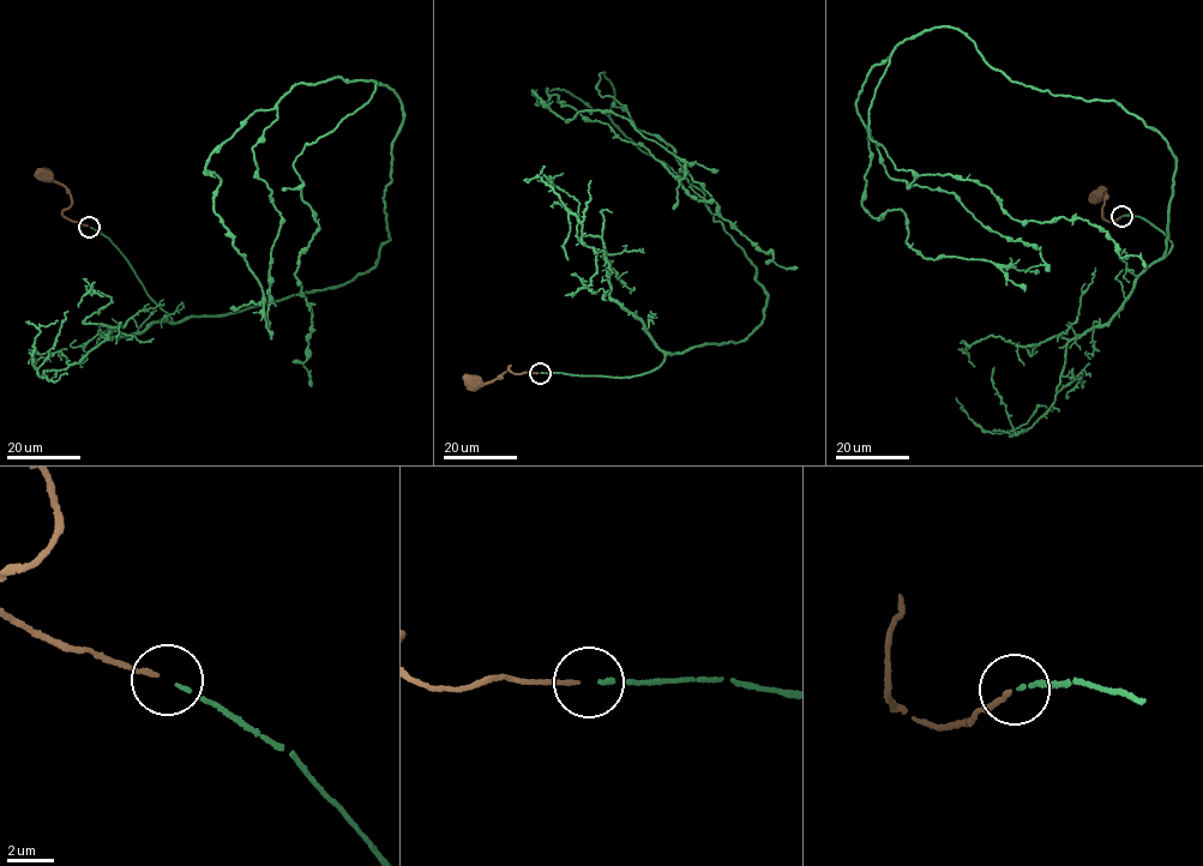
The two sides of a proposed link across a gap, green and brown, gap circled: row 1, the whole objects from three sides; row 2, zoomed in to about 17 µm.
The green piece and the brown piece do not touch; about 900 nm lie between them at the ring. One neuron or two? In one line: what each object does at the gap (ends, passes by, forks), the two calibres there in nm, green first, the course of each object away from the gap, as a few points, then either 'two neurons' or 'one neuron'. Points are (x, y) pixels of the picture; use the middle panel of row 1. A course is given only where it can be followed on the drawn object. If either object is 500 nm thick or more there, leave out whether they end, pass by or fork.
green ends | brown ends | 170/200 nm | green via (541, 372), (739, 342), (768, 294), (704, 192), (533, 90), (684, 163), (673, 209) | brown via (537, 373), (513, 373), (510, 366), (494, 380), (473, 384) | one neuron

